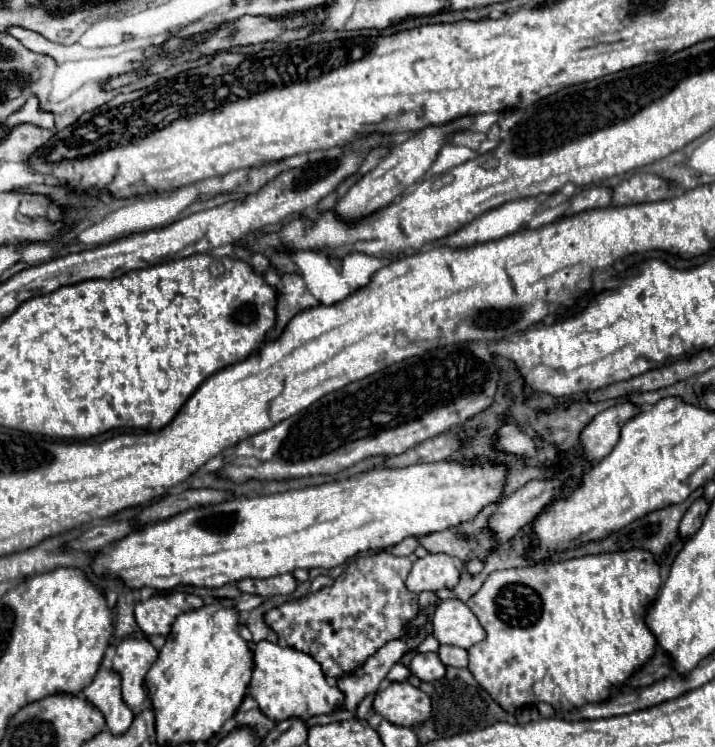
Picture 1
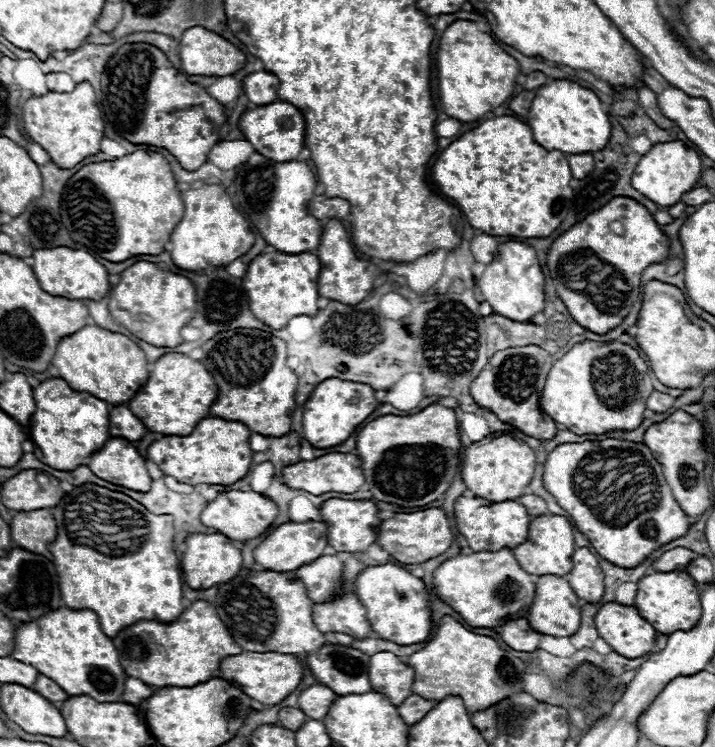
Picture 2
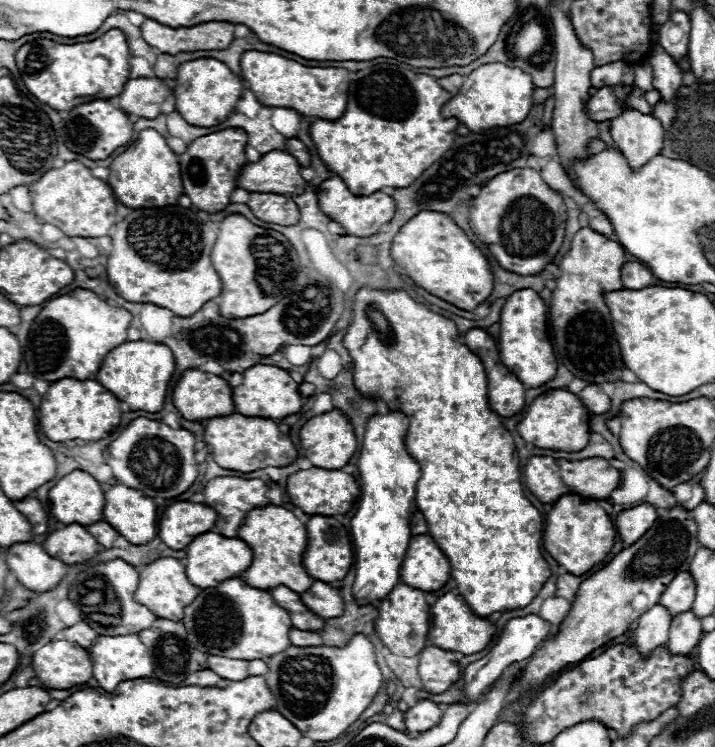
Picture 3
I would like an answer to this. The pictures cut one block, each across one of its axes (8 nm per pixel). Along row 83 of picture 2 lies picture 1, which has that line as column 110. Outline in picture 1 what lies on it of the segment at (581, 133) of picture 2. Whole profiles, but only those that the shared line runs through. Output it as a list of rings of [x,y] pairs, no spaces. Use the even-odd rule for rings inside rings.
[[[442,460],[434,464],[414,464],[408,468],[378,468],[364,472],[358,478],[348,478],[314,488],[288,490],[256,498],[234,498],[214,506],[210,504],[202,508],[190,508],[186,512],[170,516],[168,520],[146,524],[146,528],[132,532],[112,548],[100,552],[94,560],[94,572],[120,576],[130,588],[150,586],[162,592],[172,590],[180,584],[220,588],[228,582],[236,582],[242,578],[270,578],[284,572],[294,572],[296,568],[334,568],[344,564],[358,552],[384,550],[402,542],[408,536],[418,538],[472,520],[486,504],[498,502],[502,498],[502,484],[502,466],[468,466]]]

